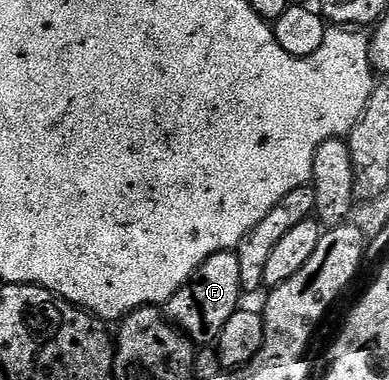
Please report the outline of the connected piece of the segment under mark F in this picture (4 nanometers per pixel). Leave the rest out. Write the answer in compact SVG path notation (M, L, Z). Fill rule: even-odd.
M237 252L214 253L193 276L165 302L165 316L176 329L187 336L199 347L211 347L218 342L221 331L225 331L225 323L233 319L233 315L241 307L239 296L245 290L241 283L241 263L237 263Z

